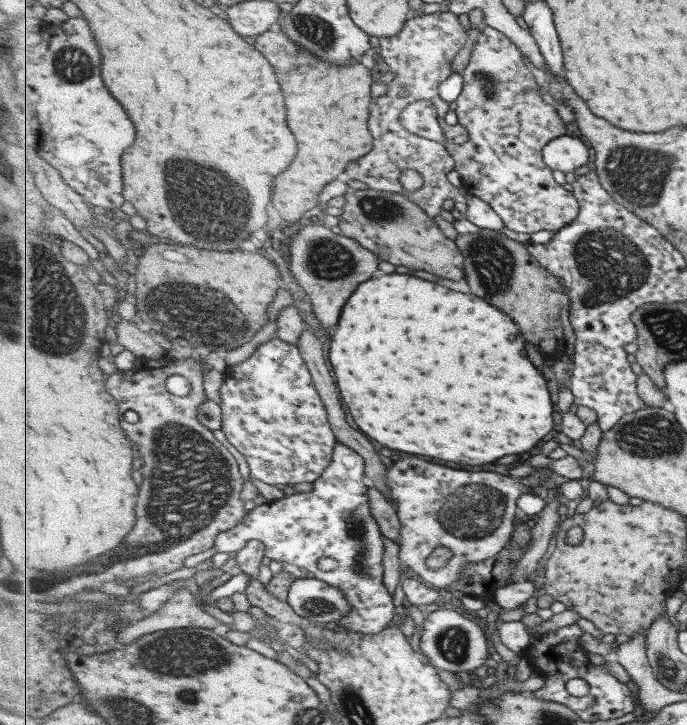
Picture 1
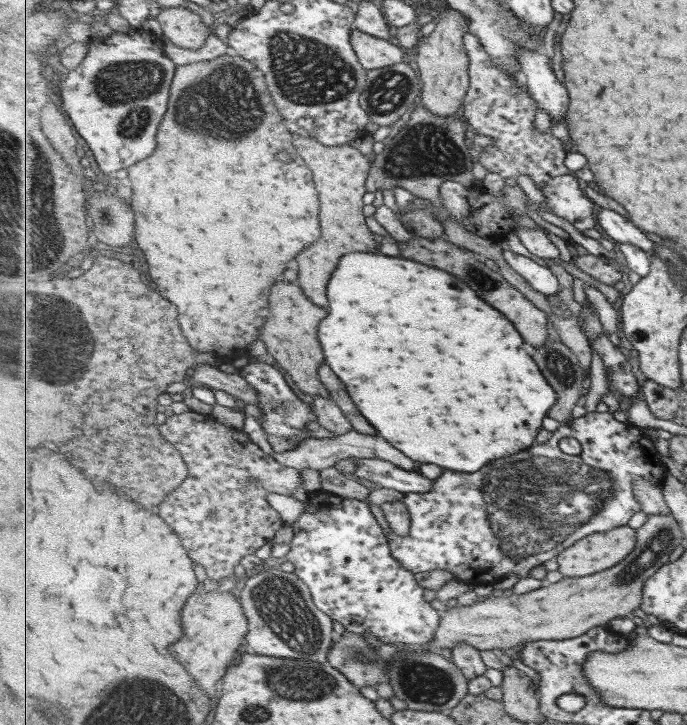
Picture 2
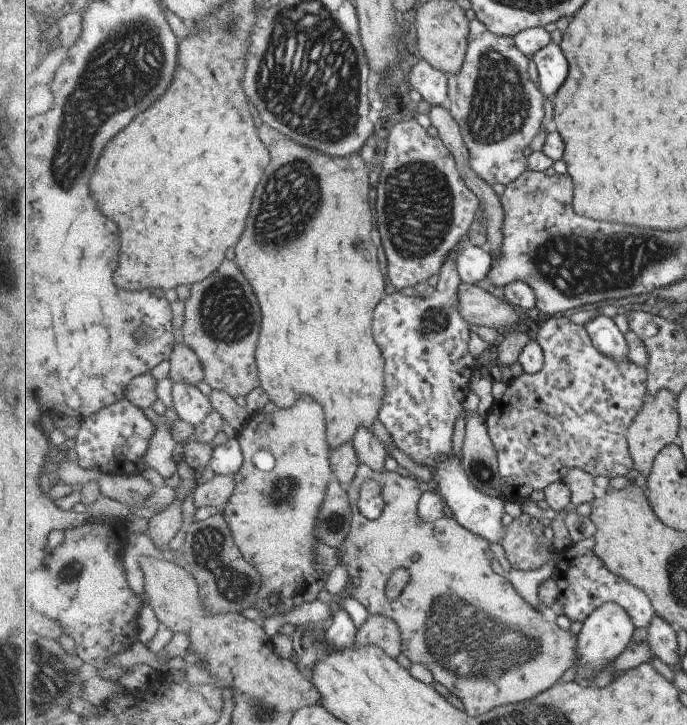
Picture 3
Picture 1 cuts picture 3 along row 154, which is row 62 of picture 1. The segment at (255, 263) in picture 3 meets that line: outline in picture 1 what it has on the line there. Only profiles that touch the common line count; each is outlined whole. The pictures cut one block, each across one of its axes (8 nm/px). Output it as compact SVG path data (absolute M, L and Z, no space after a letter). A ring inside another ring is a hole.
M278 26L256 36L253 46L259 52L267 54L273 66L277 64L275 74L287 102L291 130L299 142L299 154L295 158L295 164L291 164L287 172L283 172L283 176L275 180L275 196L273 196L273 204L275 208L279 208L281 216L285 218L284 223L296 227L299 219L319 209L318 200L321 190L329 182L345 178L343 172L350 162L366 156L374 149L374 135L369 125L370 106L374 102L373 76L371 76L371 69L363 66L359 60L339 66L329 64L329 61L325 62L325 59L318 57L309 49L302 49L288 34L285 34L283 28Z

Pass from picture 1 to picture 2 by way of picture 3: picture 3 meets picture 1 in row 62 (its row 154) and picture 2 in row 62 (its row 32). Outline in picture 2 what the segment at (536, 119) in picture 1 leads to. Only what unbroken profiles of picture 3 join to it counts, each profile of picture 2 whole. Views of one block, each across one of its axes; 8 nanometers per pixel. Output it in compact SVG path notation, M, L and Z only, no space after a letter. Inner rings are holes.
M469 32L465 41L470 55L470 89L460 116L478 134L494 140L480 150L480 164L503 179L528 174L539 189L552 178L569 174L570 170L565 166L567 151L564 144L549 132L539 132L535 128L538 100L528 89L522 89L507 69L495 64L479 35Z

